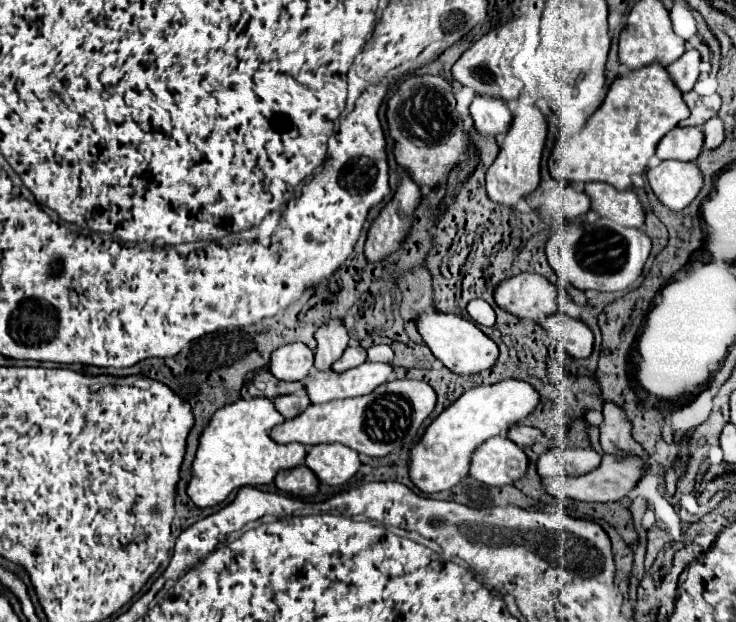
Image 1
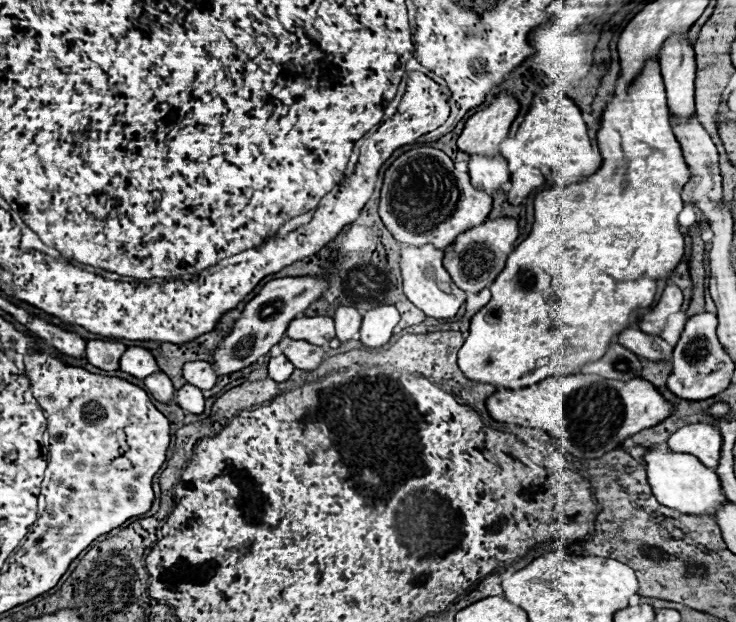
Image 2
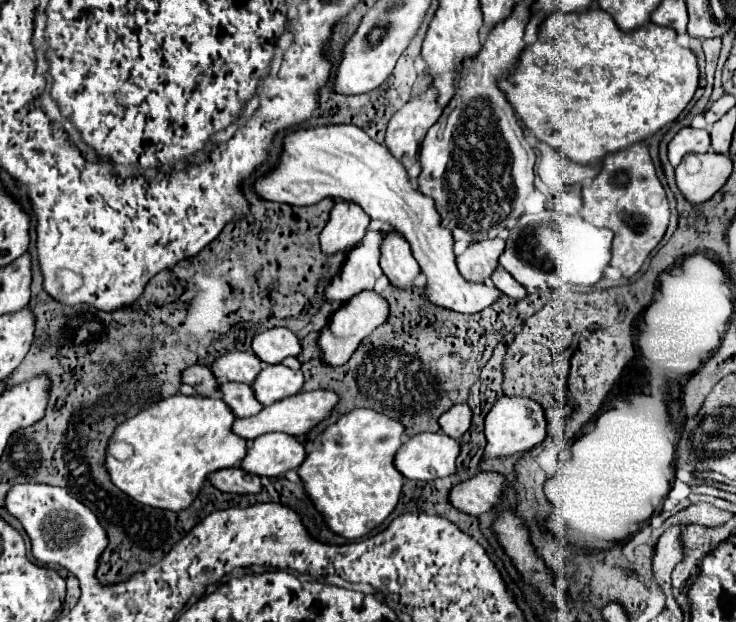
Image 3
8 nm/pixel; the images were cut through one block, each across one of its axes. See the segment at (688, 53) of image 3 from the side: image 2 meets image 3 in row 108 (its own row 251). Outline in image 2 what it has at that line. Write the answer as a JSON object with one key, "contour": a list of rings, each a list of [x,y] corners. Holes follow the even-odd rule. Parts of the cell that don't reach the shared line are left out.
{"contour":[[[650,60],[648,64],[644,64],[642,74],[624,90],[622,98],[618,94],[614,94],[606,102],[606,110],[602,114],[602,122],[600,122],[600,128],[596,132],[596,140],[598,140],[598,148],[600,148],[600,154],[602,154],[602,166],[592,176],[588,176],[586,180],[580,180],[580,182],[572,182],[568,186],[555,184],[534,196],[534,226],[532,226],[532,232],[514,250],[514,254],[508,256],[506,268],[490,284],[492,300],[480,312],[476,312],[472,316],[470,334],[468,334],[464,346],[458,352],[458,366],[470,380],[484,382],[484,384],[494,384],[494,386],[500,384],[504,388],[524,388],[528,384],[520,384],[522,376],[532,376],[532,382],[540,382],[544,376],[578,374],[580,366],[584,366],[588,362],[594,362],[594,360],[604,356],[608,344],[614,342],[614,338],[620,330],[624,330],[626,326],[636,326],[636,320],[642,314],[646,314],[648,310],[652,310],[652,306],[656,306],[656,302],[658,302],[658,298],[660,298],[660,294],[666,286],[666,278],[668,278],[670,270],[674,270],[676,264],[680,262],[680,258],[684,256],[684,238],[678,230],[678,220],[676,218],[678,218],[678,214],[684,206],[682,200],[680,200],[680,190],[688,182],[690,170],[688,170],[688,164],[682,158],[680,144],[676,142],[676,138],[670,130],[666,92],[664,92],[664,82],[662,82],[662,74],[660,74],[660,64],[656,60]]]}

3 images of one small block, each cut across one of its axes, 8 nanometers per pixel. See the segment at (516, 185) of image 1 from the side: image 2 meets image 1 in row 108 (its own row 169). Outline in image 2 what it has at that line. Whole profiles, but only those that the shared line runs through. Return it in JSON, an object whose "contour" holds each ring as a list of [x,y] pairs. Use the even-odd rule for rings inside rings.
{"contour":[[[520,166],[516,172],[512,172],[512,190],[506,194],[508,202],[518,206],[534,188],[544,184],[544,176],[538,168]]]}

